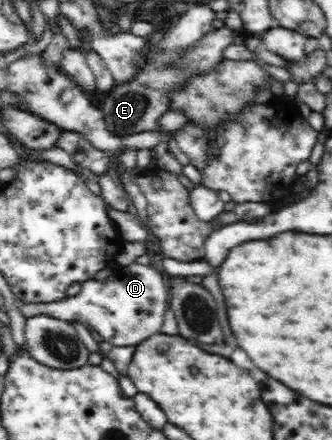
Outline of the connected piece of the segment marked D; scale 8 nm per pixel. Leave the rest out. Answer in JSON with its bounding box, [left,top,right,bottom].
[17,264,170,347]

